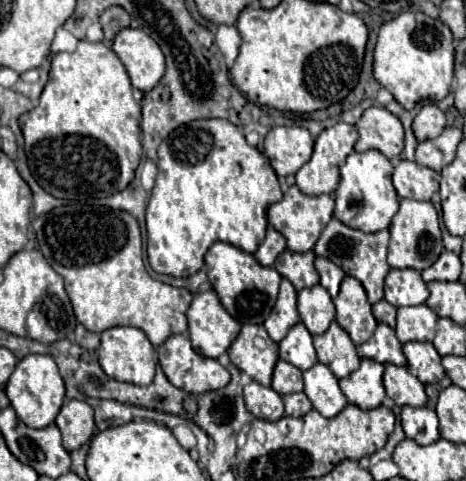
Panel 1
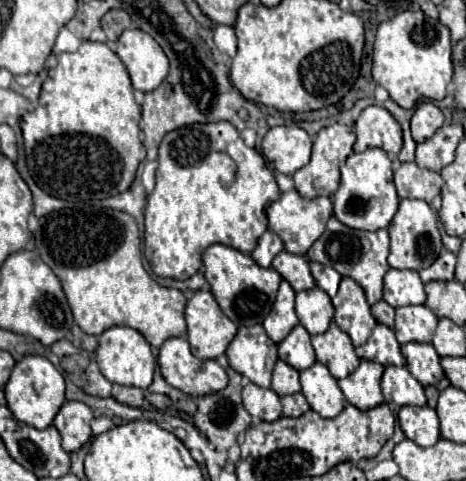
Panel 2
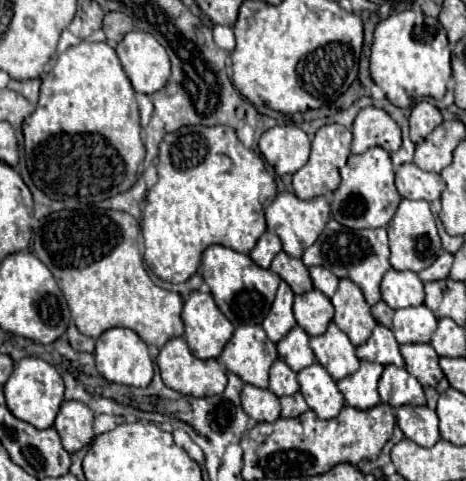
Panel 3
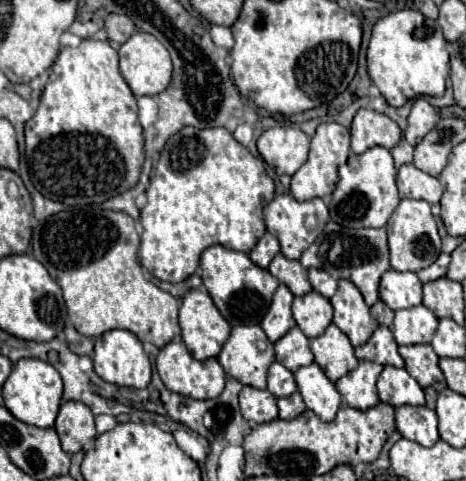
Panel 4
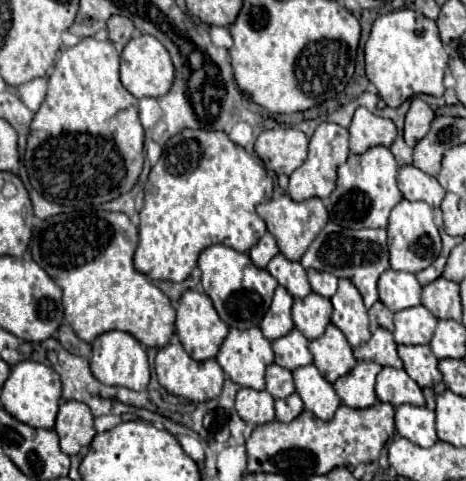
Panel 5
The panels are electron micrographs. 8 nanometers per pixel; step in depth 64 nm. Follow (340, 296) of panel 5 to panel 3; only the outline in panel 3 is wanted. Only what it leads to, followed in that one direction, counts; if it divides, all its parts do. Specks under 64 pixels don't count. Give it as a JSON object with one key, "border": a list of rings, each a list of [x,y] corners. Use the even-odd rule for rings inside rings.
{"border":[[[340,280],[336,294],[330,298],[336,308],[336,326],[344,330],[354,346],[364,344],[372,334],[376,320],[370,314],[370,306],[364,300],[364,294],[352,280]]]}

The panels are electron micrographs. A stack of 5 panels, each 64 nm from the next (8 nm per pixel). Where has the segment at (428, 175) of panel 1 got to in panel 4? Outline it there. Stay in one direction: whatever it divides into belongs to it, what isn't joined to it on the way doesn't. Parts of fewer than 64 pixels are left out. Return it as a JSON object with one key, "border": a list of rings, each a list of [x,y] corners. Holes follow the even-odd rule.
{"border":[[[414,164],[400,166],[396,182],[402,198],[418,198],[426,200],[428,204],[440,202],[440,196],[444,192],[444,186],[436,176],[418,170]]]}

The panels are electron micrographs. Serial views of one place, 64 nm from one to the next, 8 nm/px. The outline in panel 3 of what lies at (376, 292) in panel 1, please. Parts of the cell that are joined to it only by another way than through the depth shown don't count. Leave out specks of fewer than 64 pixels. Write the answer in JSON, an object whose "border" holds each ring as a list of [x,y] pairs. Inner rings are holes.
{"border":[[[328,220],[324,232],[320,238],[304,250],[302,262],[306,266],[324,266],[332,270],[338,278],[350,278],[354,284],[360,286],[364,292],[366,302],[372,306],[380,302],[380,282],[386,270],[390,270],[388,262],[390,250],[388,250],[388,236],[386,228],[376,228],[376,230],[350,230],[338,224],[336,220]]]}

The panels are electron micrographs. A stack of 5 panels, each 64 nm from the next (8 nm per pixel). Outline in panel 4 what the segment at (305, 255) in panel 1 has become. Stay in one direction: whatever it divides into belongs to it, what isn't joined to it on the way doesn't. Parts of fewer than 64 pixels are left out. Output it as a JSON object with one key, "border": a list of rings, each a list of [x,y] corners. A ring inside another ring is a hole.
{"border":[[[278,254],[272,260],[272,264],[268,266],[268,270],[280,282],[284,282],[294,296],[304,296],[304,294],[308,294],[312,290],[310,280],[308,280],[308,272],[306,272],[306,268],[298,260],[290,260],[284,254]]]}

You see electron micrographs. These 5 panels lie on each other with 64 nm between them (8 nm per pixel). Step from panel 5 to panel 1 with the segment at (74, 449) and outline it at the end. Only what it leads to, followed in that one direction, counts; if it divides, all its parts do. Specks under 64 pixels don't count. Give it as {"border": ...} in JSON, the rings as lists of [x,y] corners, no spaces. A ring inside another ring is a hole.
{"border":[[[68,400],[56,418],[56,426],[62,432],[64,450],[72,452],[94,436],[94,410],[82,400]]]}

